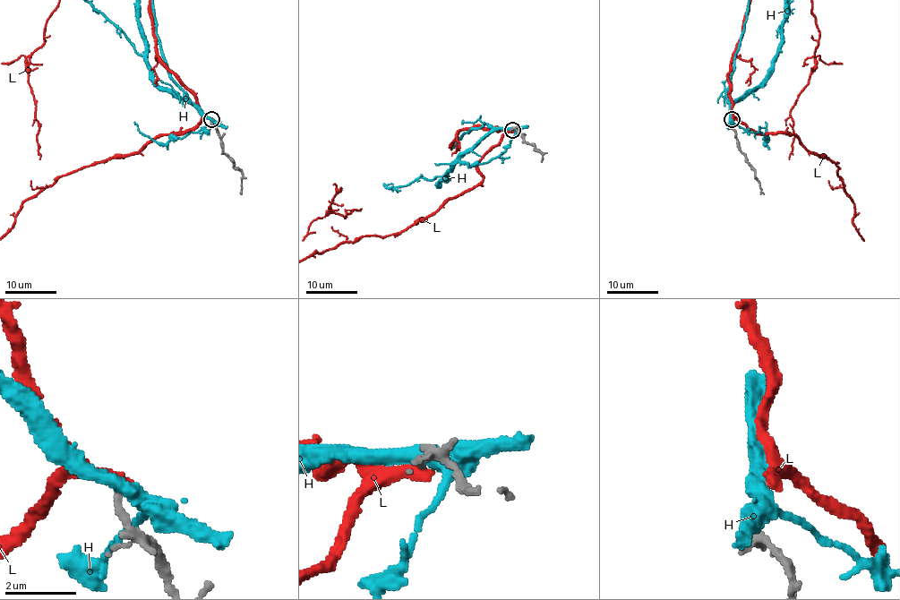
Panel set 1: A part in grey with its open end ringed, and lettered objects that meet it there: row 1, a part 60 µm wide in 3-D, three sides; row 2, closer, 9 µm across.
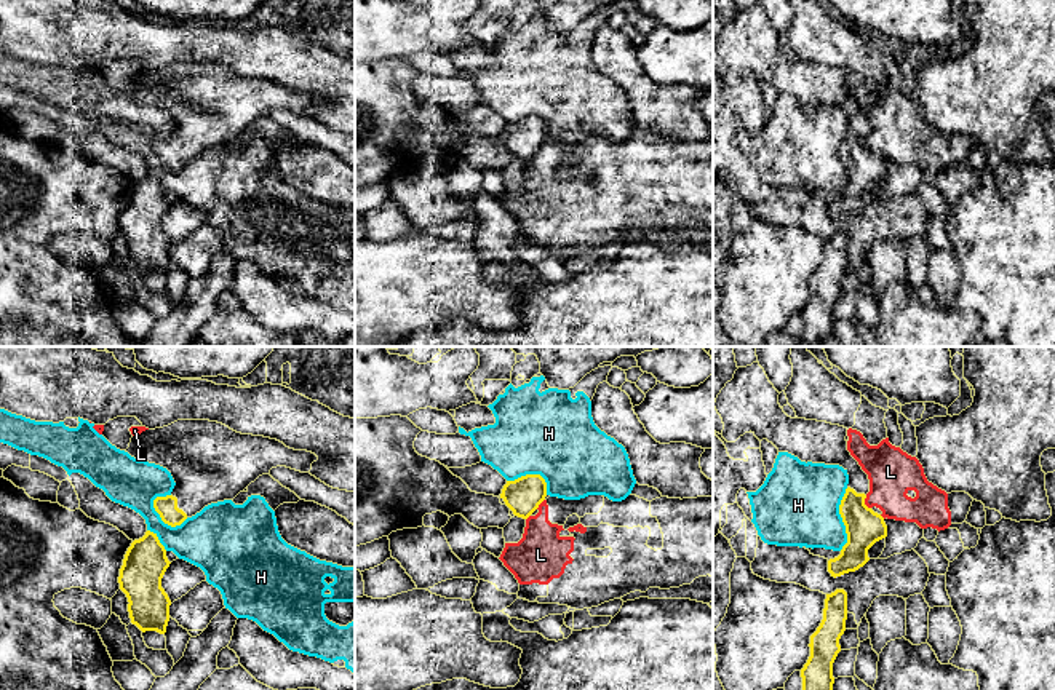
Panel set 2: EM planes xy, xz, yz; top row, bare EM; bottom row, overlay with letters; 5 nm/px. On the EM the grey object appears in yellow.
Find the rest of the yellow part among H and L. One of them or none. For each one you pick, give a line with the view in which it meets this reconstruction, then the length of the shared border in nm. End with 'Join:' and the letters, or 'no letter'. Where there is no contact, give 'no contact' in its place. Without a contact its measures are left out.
Join: no letter

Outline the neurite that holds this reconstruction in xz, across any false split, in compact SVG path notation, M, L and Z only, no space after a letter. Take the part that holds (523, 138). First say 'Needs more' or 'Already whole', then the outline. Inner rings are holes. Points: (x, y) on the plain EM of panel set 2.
Already whole. M526 117L507 123L500 141L515 158L528 161L547 139L547 125L540 117Z

